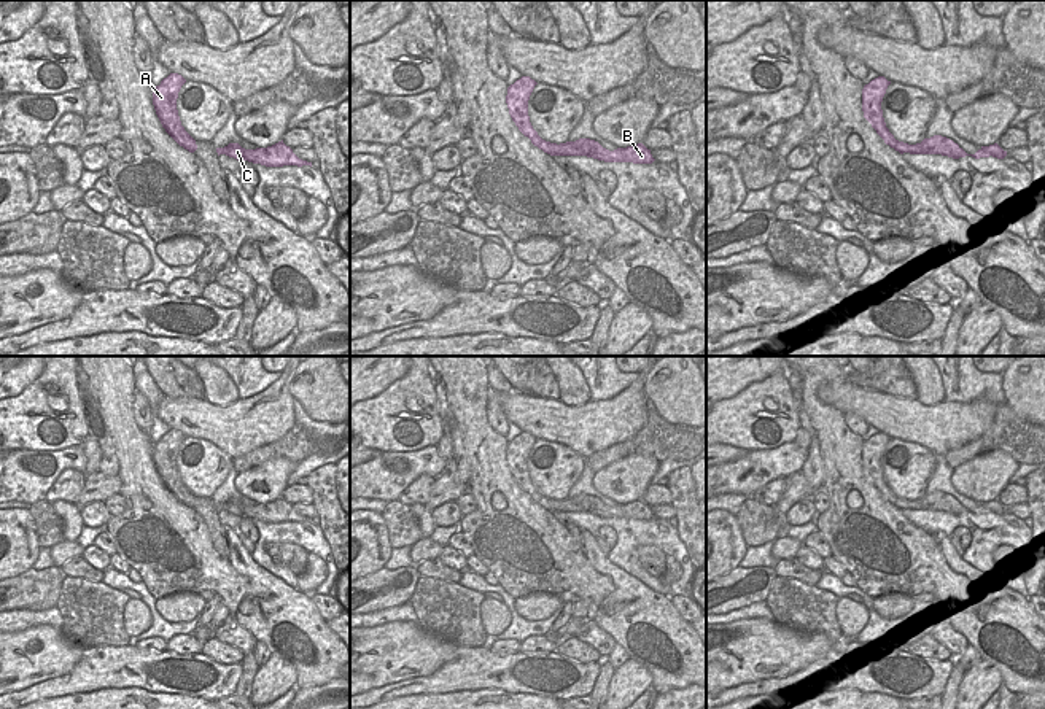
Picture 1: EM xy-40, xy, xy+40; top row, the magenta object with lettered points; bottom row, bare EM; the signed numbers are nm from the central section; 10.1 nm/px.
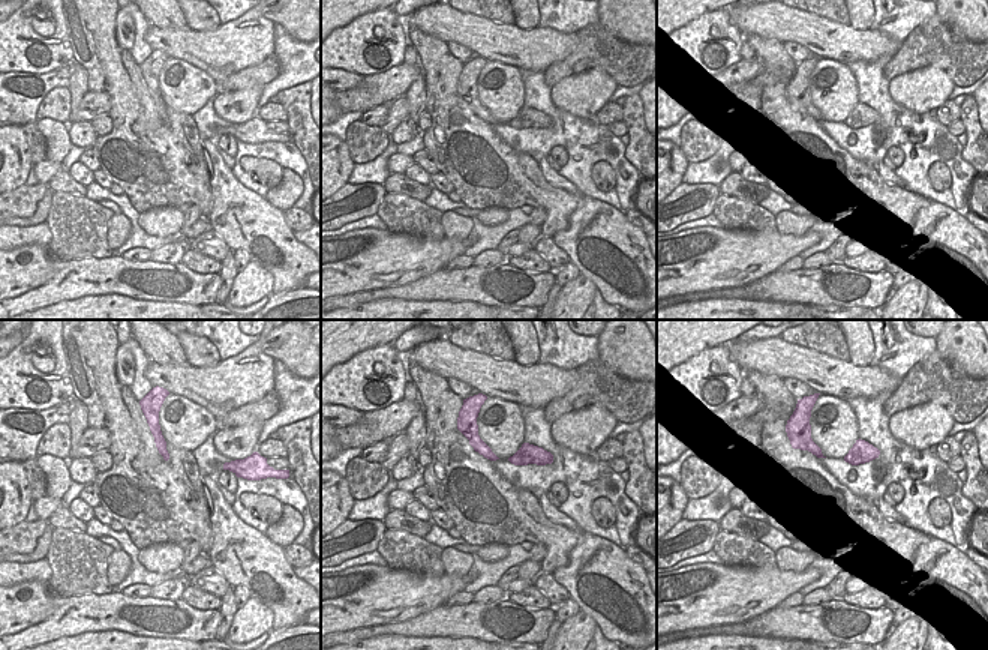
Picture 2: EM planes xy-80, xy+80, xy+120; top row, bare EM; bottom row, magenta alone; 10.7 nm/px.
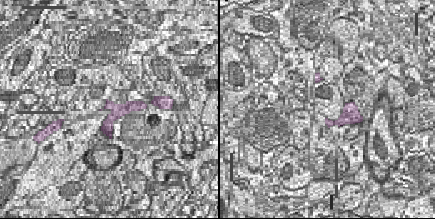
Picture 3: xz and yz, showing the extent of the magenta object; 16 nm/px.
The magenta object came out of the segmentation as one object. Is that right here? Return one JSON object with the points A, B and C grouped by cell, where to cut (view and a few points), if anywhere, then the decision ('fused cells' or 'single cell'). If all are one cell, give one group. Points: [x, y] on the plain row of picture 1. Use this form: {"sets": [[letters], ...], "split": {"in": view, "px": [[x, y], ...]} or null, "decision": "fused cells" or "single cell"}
{"sets": [["A"], ["B", "C"]], "split": {"in": "xy", "px": [[549, 499], [555, 511]]}, "decision": "fused cells"}

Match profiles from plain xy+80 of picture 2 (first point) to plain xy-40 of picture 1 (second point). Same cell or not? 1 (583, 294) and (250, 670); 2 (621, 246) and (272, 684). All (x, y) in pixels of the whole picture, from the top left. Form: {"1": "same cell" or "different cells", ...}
{"1": "different cells", "2": "different cells"}

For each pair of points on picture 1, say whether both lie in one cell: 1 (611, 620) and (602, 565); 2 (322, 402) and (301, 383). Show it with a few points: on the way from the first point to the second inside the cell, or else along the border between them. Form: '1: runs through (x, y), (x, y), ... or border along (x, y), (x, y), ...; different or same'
1: runs through (629, 611), (641, 598), (619, 577); same
2: runs through (317, 398), (306, 387); same

